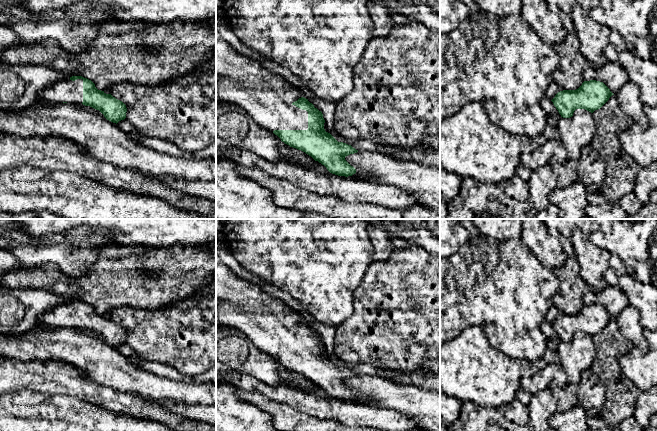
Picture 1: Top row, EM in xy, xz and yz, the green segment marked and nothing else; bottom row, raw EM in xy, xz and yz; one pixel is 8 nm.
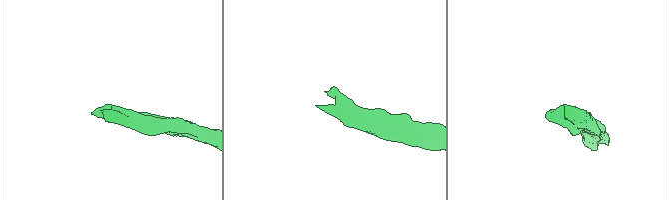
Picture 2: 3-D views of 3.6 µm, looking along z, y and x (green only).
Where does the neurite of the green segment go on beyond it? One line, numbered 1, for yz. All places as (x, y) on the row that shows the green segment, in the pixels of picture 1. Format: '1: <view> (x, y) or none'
1: none

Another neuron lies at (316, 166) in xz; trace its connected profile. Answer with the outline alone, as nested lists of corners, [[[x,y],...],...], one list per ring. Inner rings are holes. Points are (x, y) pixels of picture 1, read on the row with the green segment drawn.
[[[315,161],[312,165],[310,166],[304,166],[305,168],[308,168],[310,170],[322,173],[322,174],[329,174],[330,172],[327,170],[327,168],[319,163],[318,161]]]

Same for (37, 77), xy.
[[[0,63],[0,109],[22,110],[38,101],[38,95],[66,77],[44,65]]]

